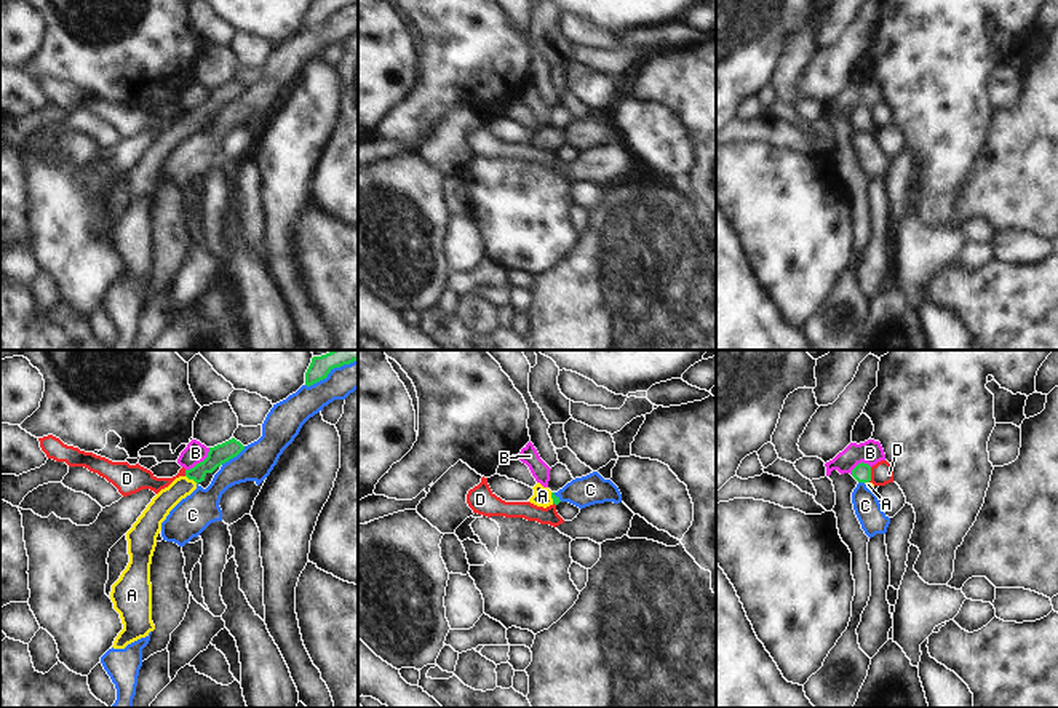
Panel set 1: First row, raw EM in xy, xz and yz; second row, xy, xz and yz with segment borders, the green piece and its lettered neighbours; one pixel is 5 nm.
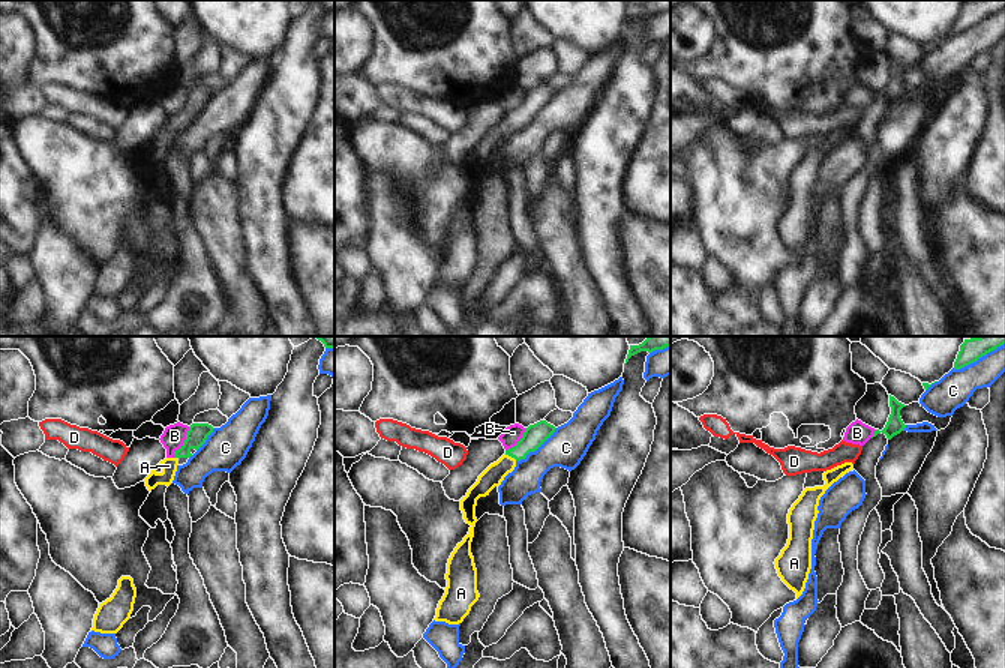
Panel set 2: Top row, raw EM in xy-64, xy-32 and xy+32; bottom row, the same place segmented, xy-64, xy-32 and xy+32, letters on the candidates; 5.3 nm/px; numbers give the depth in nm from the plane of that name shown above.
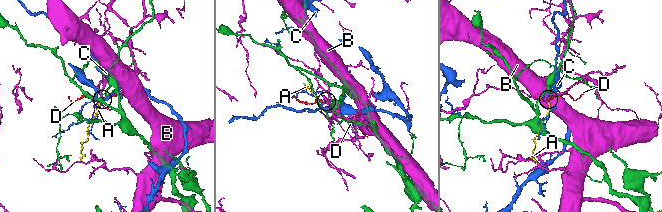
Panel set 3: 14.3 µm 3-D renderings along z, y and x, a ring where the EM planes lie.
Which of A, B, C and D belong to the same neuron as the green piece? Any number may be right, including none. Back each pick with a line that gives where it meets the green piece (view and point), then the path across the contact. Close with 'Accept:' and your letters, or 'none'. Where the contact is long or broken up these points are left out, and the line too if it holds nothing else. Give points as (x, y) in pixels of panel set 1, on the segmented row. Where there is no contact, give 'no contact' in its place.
A: xy (192, 478) | across xy (219, 454), (192, 478), (167, 499)
Accept: A

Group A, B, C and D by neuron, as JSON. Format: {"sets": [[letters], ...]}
{"sets": [["A"], ["B"], ["C"], ["D"]]}

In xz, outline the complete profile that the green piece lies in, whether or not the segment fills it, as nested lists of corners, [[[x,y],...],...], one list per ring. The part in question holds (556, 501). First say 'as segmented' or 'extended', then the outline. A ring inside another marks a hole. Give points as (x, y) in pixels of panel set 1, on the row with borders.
extended; [[[537,483],[534,487],[534,495],[529,499],[531,503],[537,507],[550,507],[550,505],[558,505],[561,500],[559,497],[555,495],[548,487],[543,487],[540,483]]]

